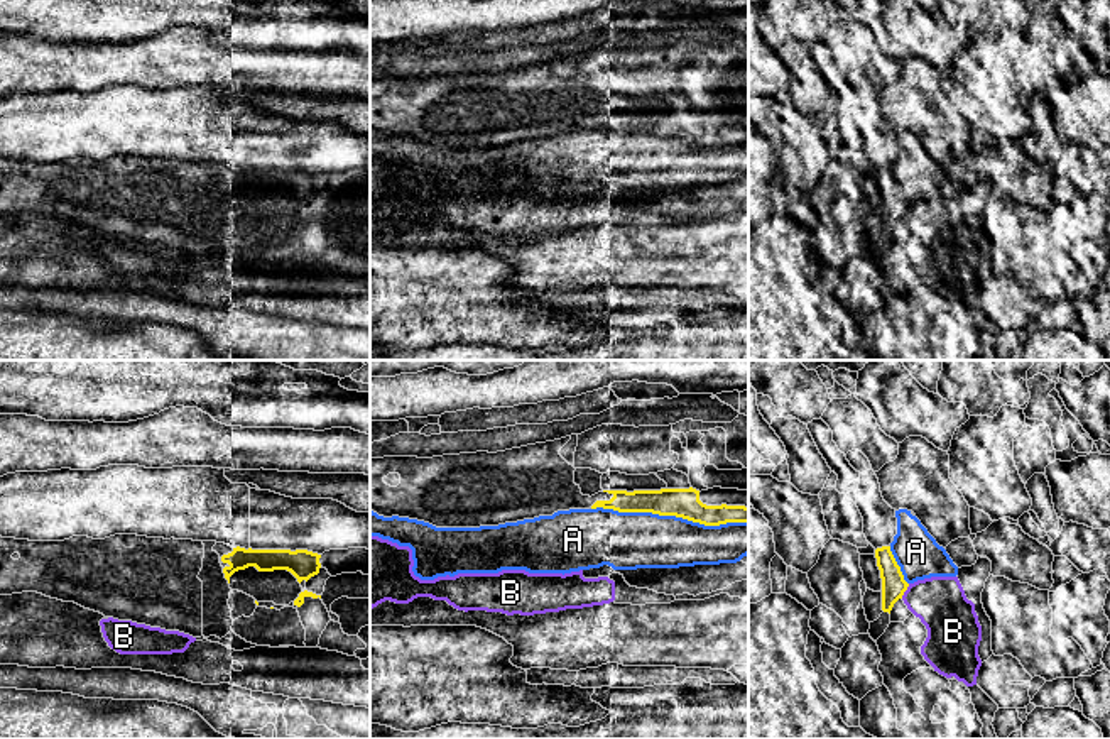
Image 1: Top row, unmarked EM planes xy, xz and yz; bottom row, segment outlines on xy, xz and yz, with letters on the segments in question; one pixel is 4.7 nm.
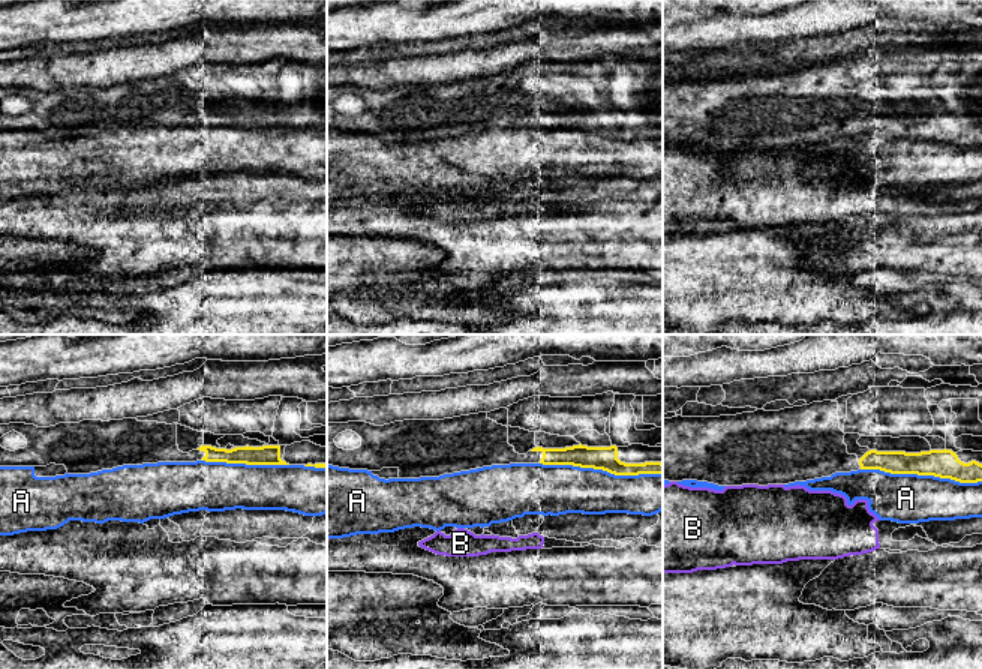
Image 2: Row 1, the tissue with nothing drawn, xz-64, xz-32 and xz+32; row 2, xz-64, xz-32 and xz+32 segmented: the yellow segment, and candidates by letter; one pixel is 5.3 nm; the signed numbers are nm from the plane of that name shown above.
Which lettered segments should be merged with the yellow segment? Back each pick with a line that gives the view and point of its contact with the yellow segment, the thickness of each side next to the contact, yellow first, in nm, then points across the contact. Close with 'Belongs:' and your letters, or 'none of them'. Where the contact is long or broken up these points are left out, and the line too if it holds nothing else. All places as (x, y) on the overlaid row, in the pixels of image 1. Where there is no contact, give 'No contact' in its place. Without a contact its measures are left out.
Belongs: none of them

